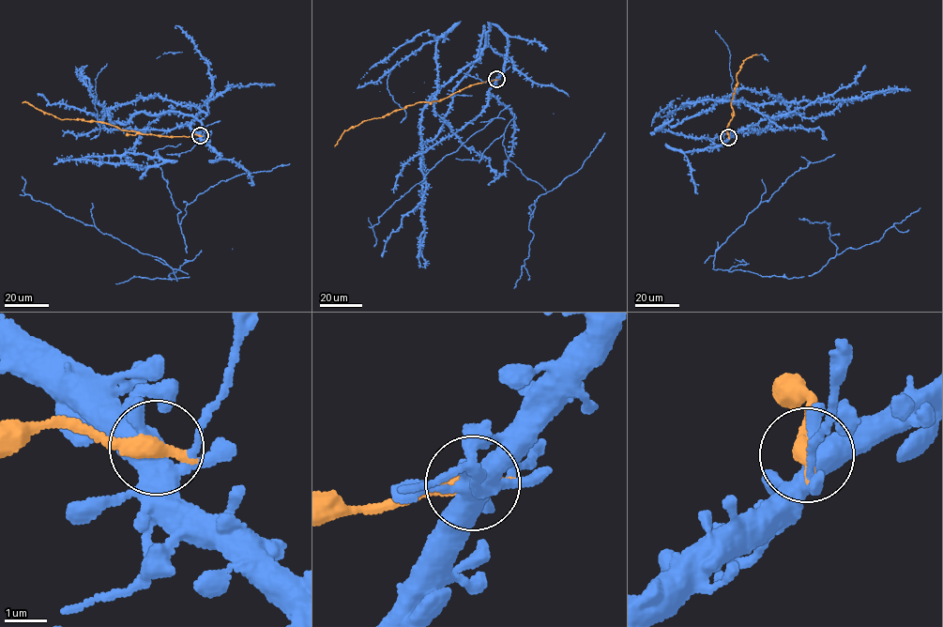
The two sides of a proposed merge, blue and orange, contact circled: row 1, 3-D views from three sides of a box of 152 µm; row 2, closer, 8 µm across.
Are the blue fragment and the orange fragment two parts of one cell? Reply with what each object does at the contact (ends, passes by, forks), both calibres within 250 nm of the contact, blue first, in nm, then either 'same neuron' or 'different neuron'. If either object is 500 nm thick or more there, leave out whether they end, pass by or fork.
blue forks | orange ends | 440/440 nm | different neuron

